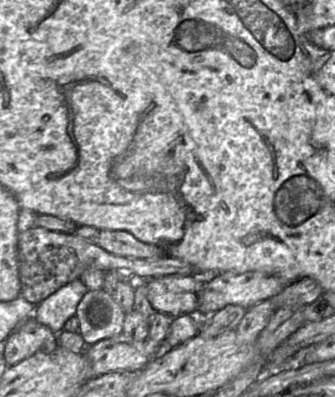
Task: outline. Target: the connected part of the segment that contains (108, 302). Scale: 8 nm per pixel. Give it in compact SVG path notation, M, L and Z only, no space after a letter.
M89 290L77 306L80 334L87 346L120 335L126 313L105 290Z

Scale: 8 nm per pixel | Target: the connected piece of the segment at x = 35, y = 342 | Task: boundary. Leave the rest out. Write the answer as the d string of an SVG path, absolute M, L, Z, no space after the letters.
M27 318L20 321L4 341L3 355L9 367L31 357L38 351L53 352L58 346L58 334L35 318Z

